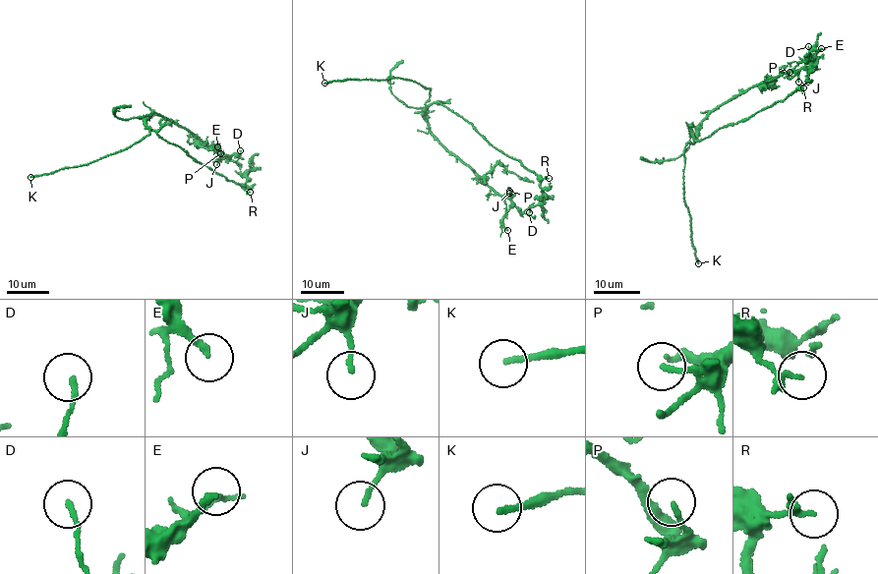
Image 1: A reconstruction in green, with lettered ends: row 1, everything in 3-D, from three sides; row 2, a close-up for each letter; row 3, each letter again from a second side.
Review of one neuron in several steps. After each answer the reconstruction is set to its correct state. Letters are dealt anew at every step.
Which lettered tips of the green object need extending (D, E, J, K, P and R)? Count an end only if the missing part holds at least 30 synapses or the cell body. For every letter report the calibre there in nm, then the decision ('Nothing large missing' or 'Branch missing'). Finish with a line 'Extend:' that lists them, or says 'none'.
D: Thickness 140 nm. Nothing large missing
E: Thickness 180 nm. Nothing large missing
J: Thickness 120 nm. Nothing large missing
K: Thickness 160 nm. Branch missing
P: Thickness 140 nm. Nothing large missing
R: Thickness 240 nm. Nothing large missing
Extend: K

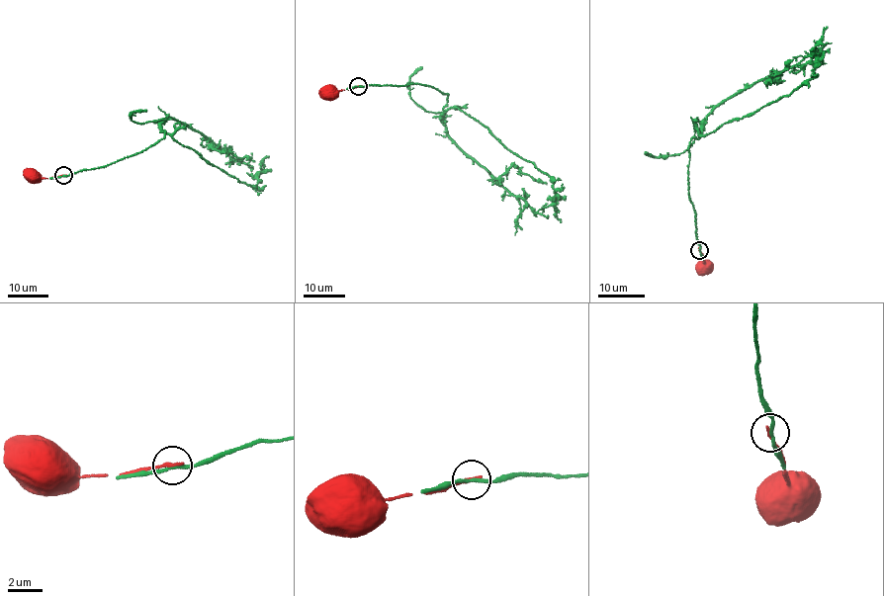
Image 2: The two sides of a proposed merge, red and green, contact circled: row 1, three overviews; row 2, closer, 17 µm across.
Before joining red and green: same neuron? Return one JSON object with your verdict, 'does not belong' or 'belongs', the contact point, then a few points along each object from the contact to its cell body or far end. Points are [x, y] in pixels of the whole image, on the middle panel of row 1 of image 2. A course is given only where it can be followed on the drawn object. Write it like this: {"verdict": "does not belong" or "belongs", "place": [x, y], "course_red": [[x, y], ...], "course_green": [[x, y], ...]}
{"verdict": "does not belong", "place": [358, 86], "course_red": [[358, 87], [330, 91]], "course_green": [[358, 87], [426, 84], [448, 95], [444, 110], [459, 108], [475, 118], [549, 177], [561, 222]]}

